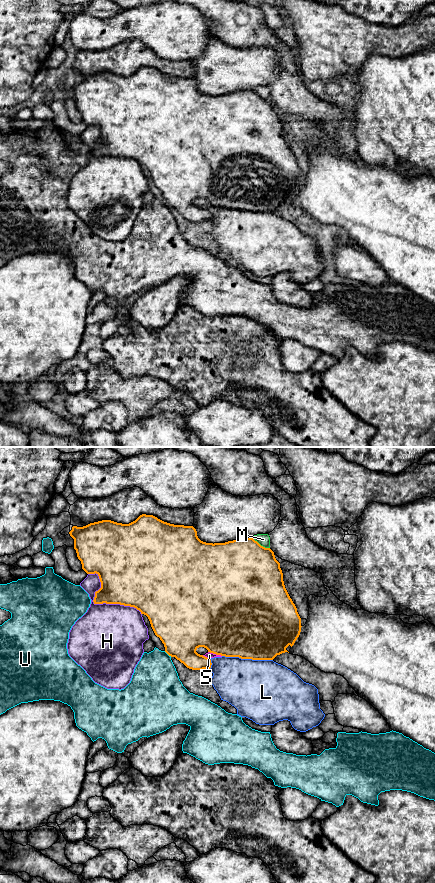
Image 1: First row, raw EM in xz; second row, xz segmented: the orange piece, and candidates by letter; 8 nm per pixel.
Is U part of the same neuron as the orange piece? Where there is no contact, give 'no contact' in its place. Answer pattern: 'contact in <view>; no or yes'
contact in xz; no

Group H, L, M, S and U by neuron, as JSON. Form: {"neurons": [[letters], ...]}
{"neurons": [["H"], ["L", "S"], ["M"], ["U"]]}

